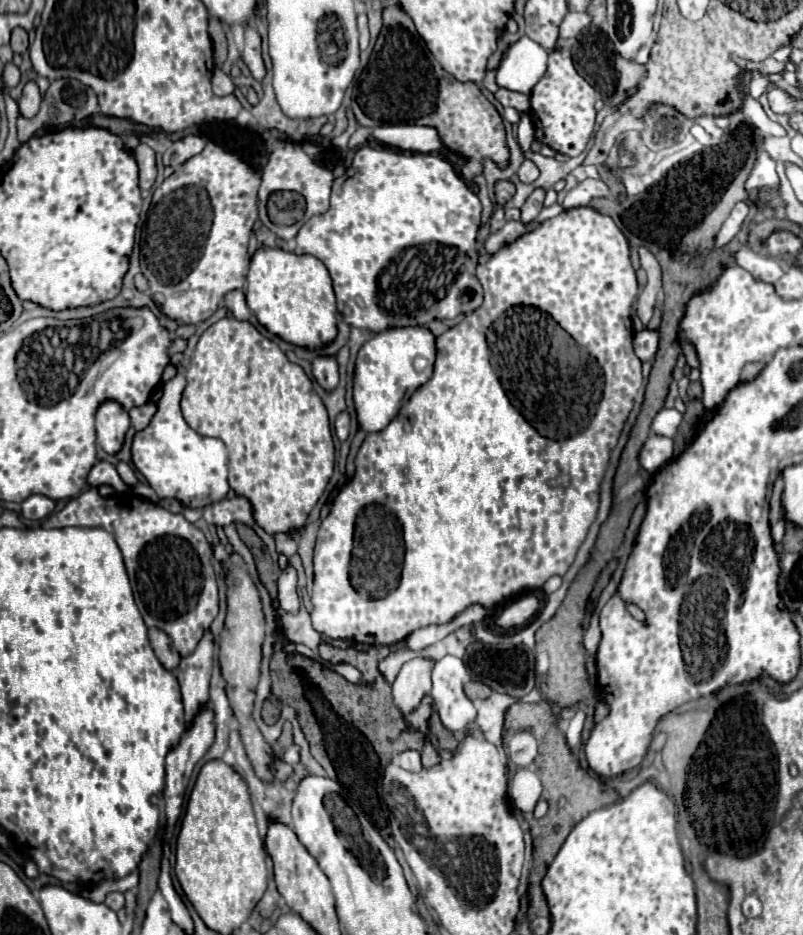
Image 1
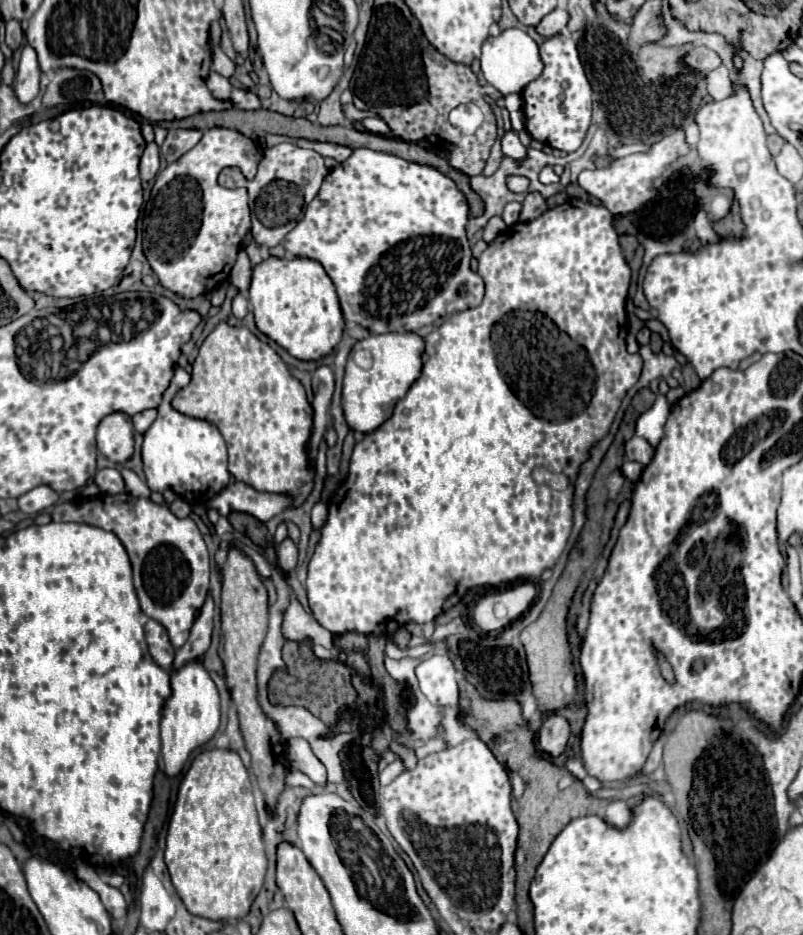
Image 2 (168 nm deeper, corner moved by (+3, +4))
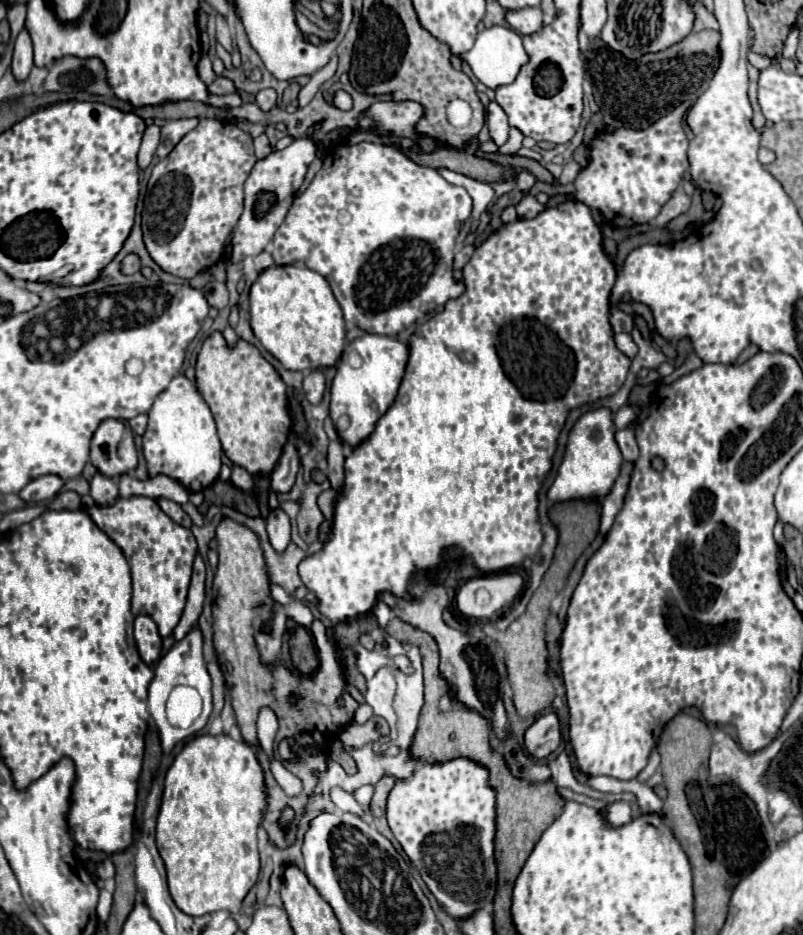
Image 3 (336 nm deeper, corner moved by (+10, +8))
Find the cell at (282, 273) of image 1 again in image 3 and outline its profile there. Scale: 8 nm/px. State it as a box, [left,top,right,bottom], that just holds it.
[250,266,346,370]

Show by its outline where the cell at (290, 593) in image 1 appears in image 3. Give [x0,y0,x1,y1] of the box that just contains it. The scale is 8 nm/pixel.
[266,508,290,552]

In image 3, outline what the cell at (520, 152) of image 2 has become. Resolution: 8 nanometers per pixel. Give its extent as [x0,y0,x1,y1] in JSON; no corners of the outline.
[486,100,510,146]

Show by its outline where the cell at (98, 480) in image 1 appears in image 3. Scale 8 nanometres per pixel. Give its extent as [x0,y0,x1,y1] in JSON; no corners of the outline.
[90,474,118,506]

